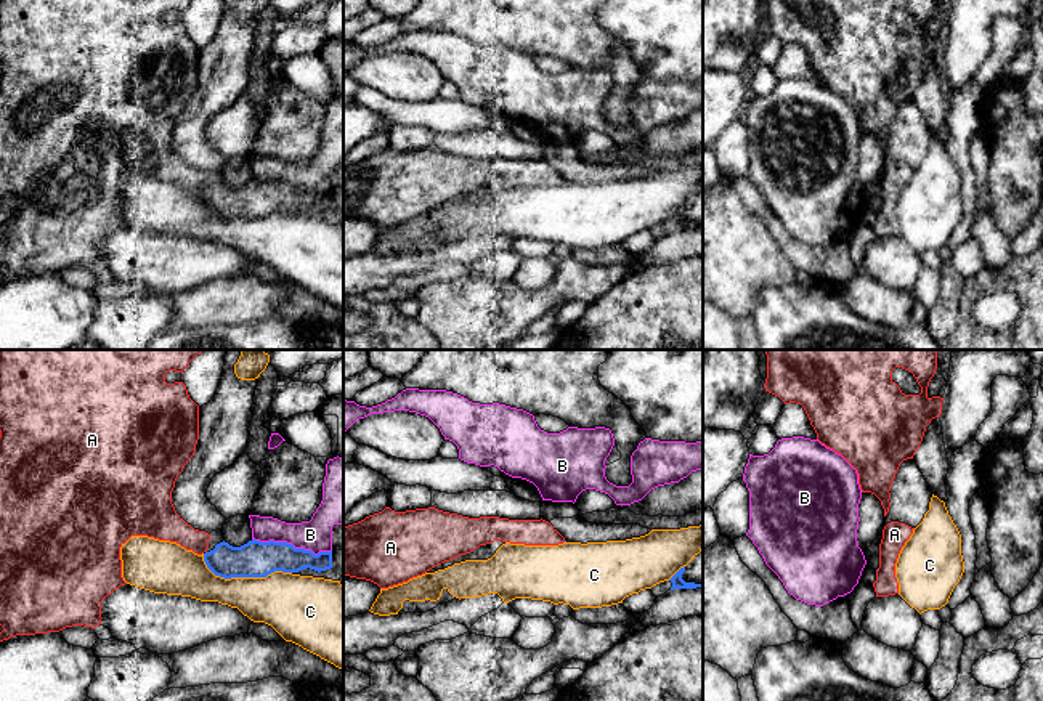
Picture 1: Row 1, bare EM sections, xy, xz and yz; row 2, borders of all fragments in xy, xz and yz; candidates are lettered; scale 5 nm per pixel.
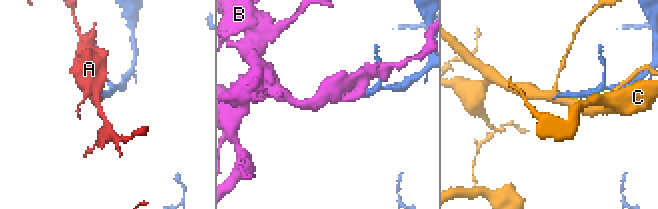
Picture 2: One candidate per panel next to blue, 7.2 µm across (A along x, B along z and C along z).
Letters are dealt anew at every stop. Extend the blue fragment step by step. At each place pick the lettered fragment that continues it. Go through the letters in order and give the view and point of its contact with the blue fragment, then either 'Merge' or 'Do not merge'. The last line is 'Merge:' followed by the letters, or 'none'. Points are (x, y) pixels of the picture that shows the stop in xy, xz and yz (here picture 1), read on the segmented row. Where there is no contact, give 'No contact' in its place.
A: No contact. Merge
B: Touches blue at xy (291, 544). Do not merge
C: Touches blue at xy (243, 576). Do not merge
Merge: A

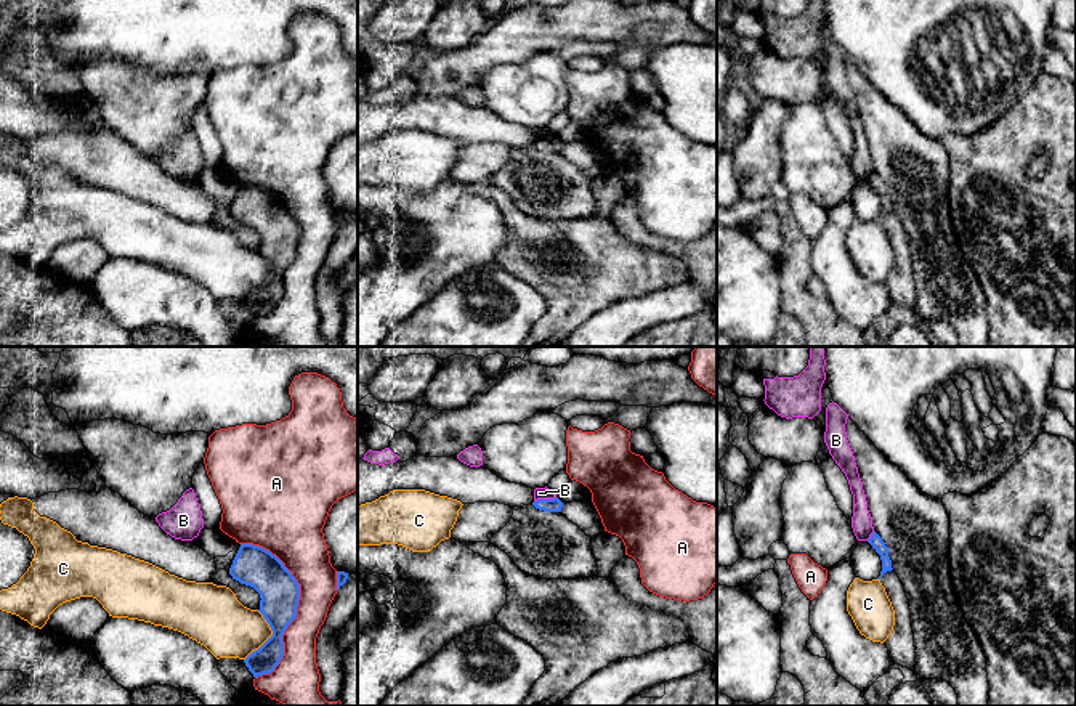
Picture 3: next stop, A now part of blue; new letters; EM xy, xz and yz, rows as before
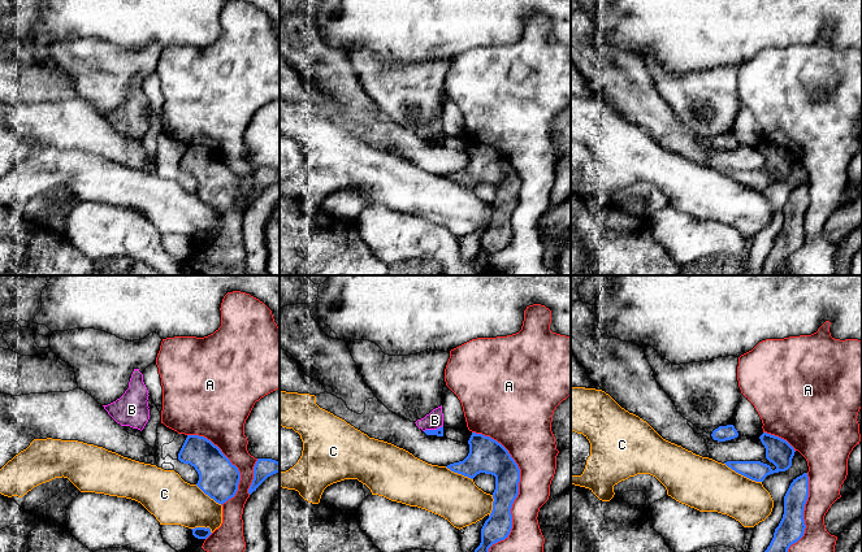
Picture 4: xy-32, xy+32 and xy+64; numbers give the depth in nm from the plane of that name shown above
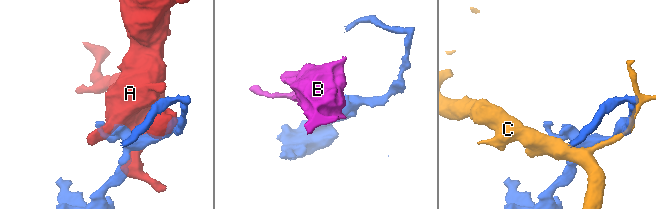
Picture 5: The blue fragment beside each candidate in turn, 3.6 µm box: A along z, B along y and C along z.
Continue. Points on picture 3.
A: Touches blue at xy (297, 605). Do not merge
B: Touches blue at xz (544, 499). Do not merge
C: Touches blue at xy (271, 636). Do not merge
Merge: none

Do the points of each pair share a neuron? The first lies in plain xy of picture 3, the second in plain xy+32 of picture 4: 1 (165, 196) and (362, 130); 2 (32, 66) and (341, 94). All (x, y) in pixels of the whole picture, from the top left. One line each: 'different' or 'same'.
1: same
2: same

